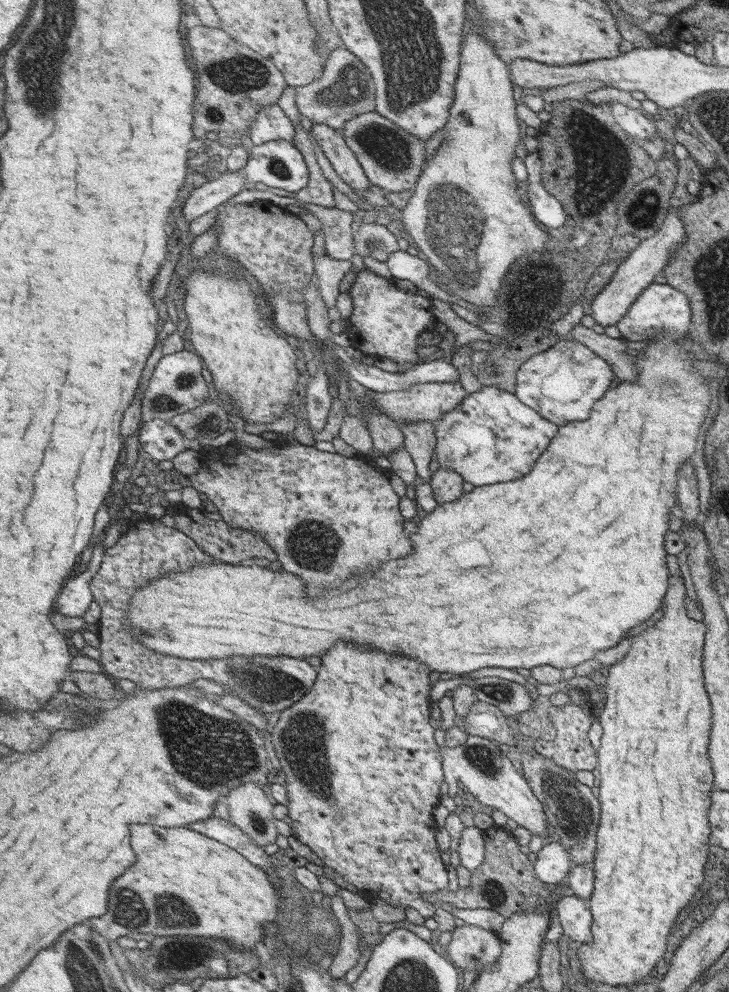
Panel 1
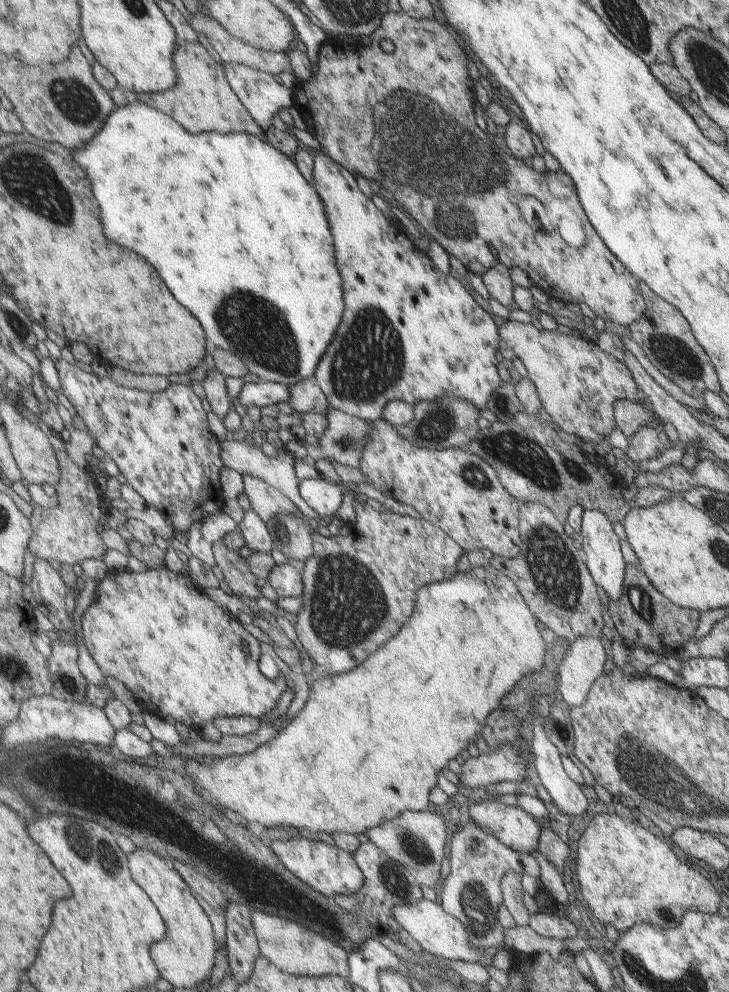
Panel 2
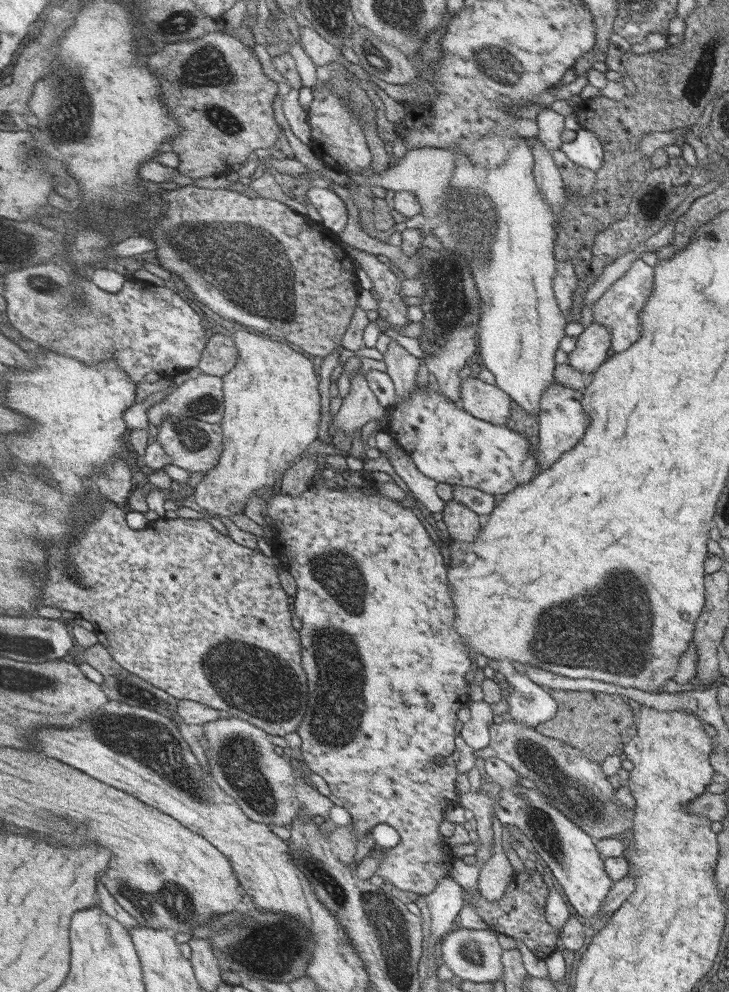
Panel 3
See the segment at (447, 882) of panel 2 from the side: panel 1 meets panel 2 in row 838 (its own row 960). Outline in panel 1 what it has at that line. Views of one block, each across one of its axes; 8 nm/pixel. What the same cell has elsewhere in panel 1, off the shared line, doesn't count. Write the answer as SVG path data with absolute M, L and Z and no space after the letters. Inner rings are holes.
M464 924L451 931L446 951L454 966L479 972L499 958L500 943L494 932Z

